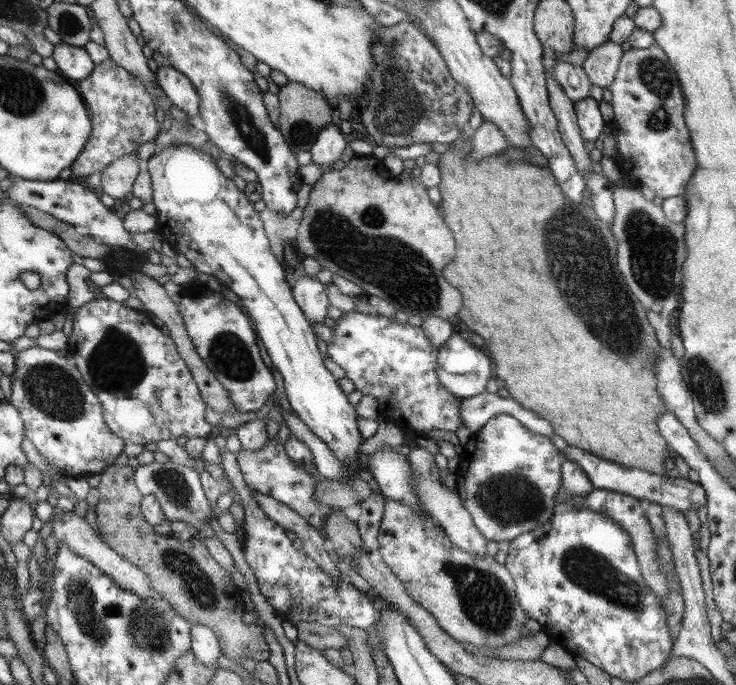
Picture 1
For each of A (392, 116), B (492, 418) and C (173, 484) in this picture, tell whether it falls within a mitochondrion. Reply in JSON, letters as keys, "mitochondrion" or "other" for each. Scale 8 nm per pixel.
{"A":"mitochondrion","B":"other","C":"mitochondrion"}

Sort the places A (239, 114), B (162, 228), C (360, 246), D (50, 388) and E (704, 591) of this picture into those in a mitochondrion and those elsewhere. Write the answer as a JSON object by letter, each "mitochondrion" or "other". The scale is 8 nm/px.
{"A":"mitochondrion","B":"other","C":"mitochondrion","D":"mitochondrion","E":"other"}

